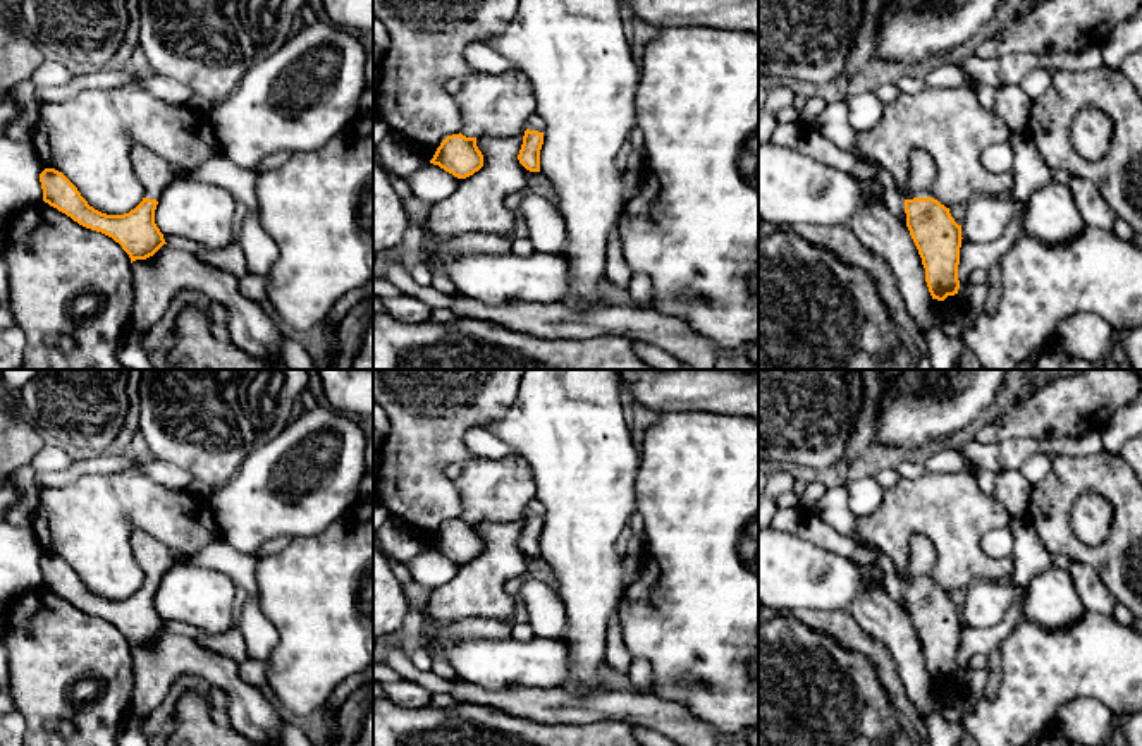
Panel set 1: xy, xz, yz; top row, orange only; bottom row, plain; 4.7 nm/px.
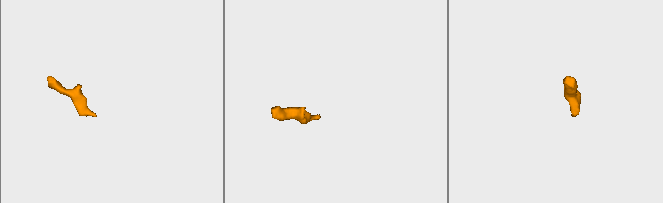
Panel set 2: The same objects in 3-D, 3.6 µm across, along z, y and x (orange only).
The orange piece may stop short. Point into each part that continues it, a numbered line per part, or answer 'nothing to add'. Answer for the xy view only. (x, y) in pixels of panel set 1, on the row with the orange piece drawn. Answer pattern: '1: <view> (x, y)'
1: xy (155, 174)

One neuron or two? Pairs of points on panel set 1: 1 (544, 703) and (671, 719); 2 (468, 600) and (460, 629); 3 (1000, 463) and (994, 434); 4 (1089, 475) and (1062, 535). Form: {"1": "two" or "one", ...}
{"1": "one", "2": "two", "3": "two", "4": "one"}

